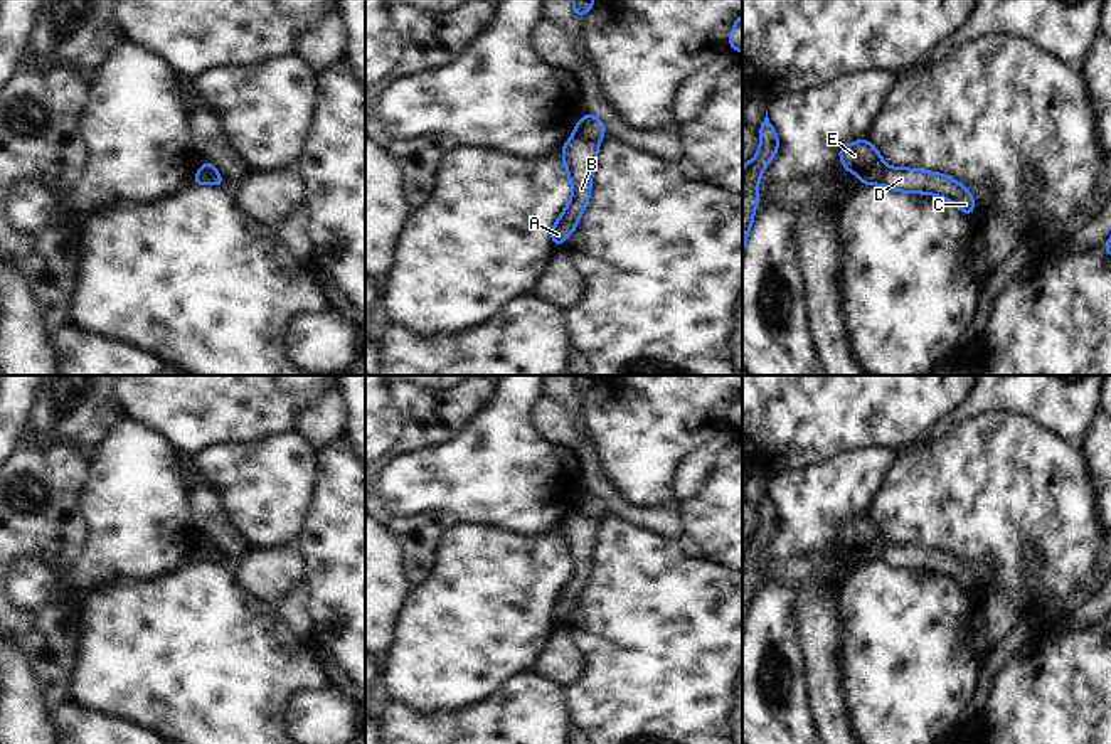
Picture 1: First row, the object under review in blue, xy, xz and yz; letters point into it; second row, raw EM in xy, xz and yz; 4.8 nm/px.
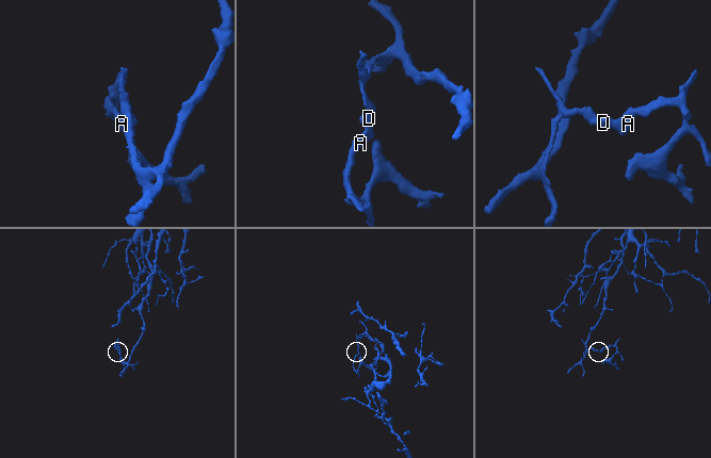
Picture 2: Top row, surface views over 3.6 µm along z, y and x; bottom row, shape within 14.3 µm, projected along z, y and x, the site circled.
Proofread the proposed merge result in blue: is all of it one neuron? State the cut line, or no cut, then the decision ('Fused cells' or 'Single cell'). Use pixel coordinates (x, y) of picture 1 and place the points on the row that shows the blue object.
Split along xz (574, 135), (598, 142). Fused cells.

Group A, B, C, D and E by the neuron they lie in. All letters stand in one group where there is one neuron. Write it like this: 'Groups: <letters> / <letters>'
Groups: A B C D / E.

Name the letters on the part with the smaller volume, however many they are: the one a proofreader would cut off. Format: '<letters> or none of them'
A, B, C, D

